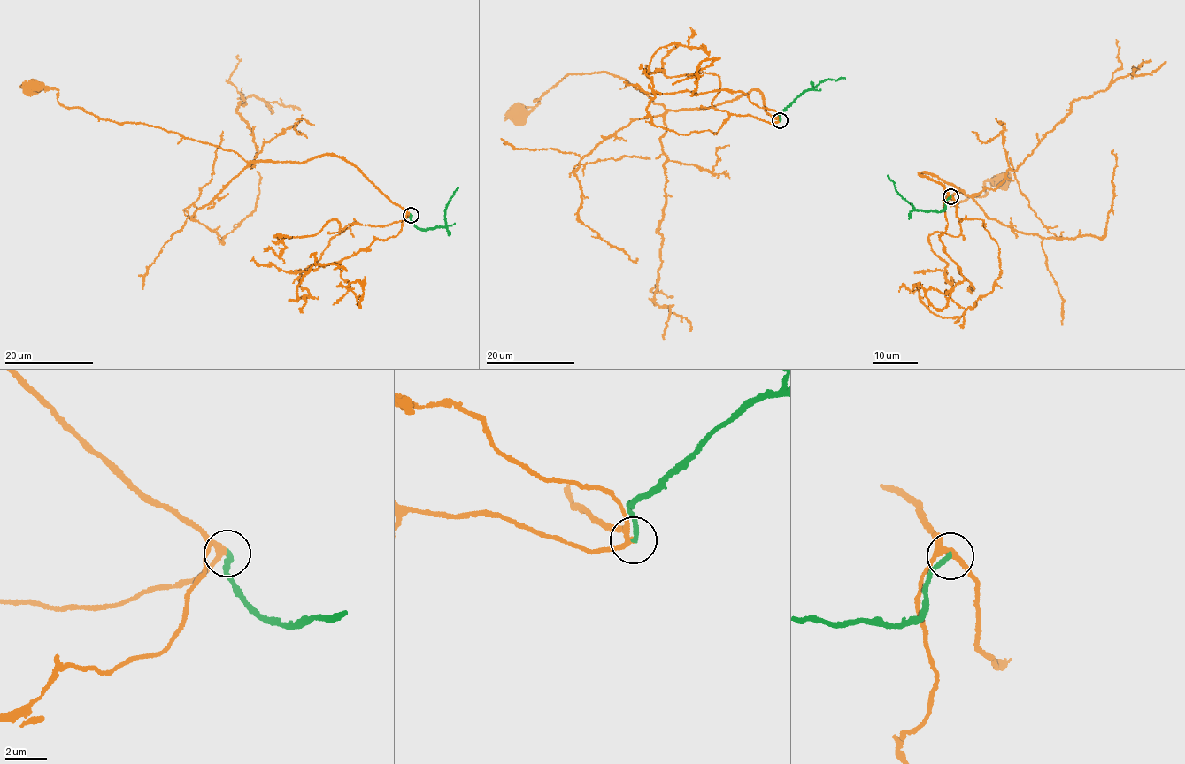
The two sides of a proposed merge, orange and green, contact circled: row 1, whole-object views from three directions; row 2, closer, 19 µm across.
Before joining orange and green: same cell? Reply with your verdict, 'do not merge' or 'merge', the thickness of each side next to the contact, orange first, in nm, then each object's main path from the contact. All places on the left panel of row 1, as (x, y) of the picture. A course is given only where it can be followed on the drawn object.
merge; 240 nm thick on the orange side, 240 nm on the other; orange runs (410, 214), (339, 156), (249, 162), (164, 128), (119, 124), (66, 108), (57, 90), (34, 86); green runs (410, 214), (411, 222), (424, 230), (445, 226), (444, 215), (448, 202), (457, 187)

